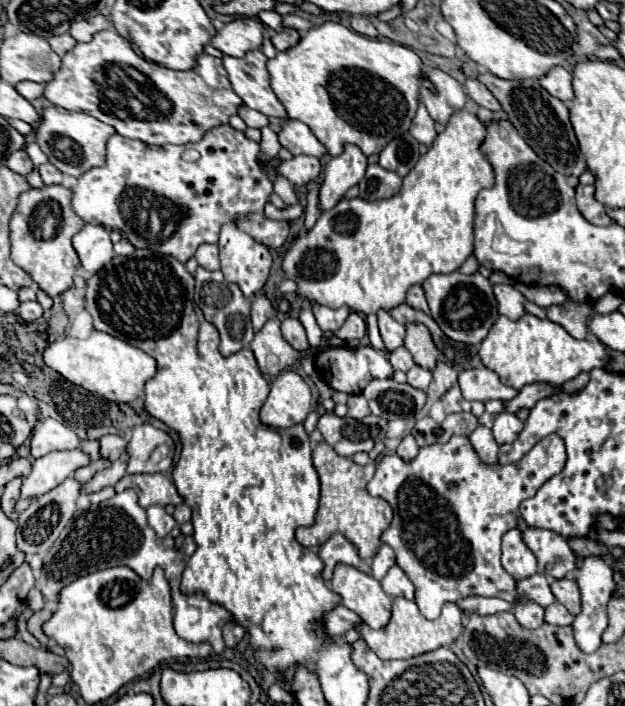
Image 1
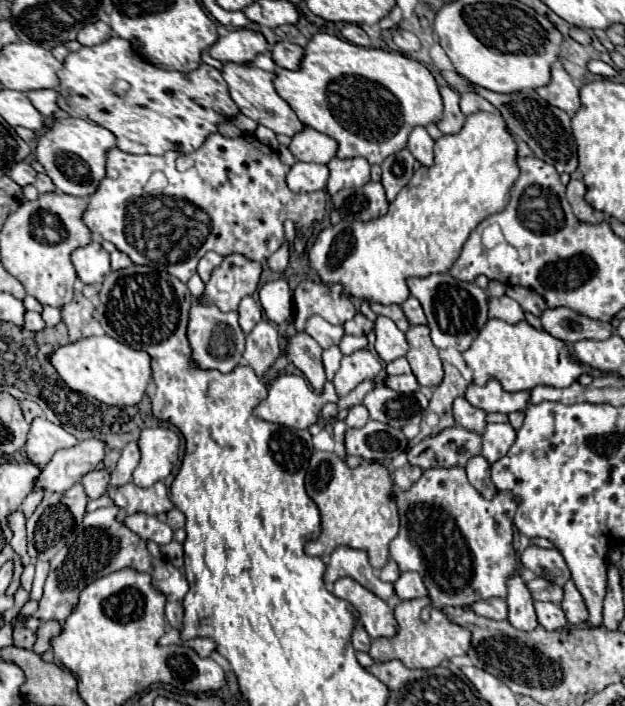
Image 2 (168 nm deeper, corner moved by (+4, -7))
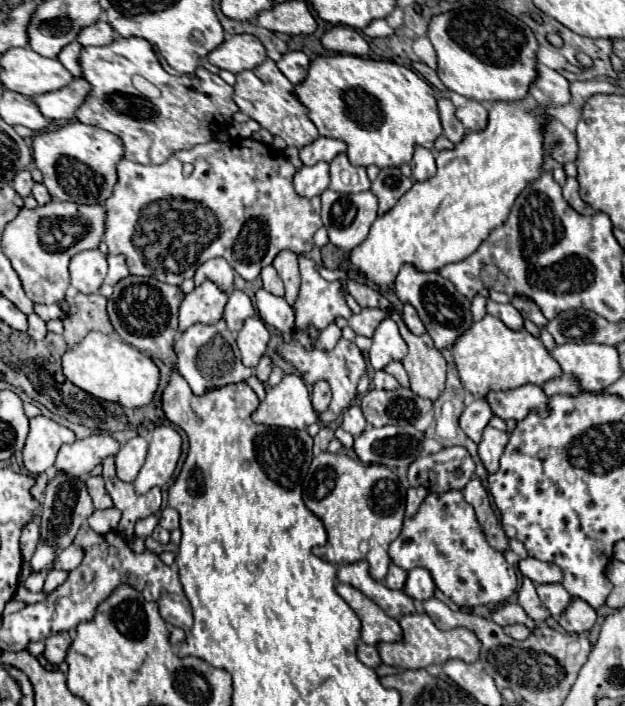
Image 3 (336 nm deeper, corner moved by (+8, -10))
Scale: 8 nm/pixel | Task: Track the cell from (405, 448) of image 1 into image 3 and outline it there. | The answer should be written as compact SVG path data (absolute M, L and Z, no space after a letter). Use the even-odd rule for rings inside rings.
M422 486L408 488L408 492L406 492L406 516L414 516L420 502L426 498L426 494L428 494L428 490L424 490Z

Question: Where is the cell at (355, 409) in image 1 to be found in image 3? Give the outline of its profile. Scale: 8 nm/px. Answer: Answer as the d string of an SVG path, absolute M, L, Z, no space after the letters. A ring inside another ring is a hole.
M350 406L346 412L344 412L344 418L342 418L342 428L346 432L350 432L352 436L358 436L364 428L366 428L366 420L362 416L362 410L360 406Z

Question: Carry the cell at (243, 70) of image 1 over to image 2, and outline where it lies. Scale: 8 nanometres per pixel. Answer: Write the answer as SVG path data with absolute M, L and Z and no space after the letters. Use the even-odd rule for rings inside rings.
M226 63L222 69L222 75L230 87L230 95L232 95L234 103L238 105L238 109L244 115L248 115L250 119L254 119L258 125L264 125L264 127L272 129L274 133L282 133L288 137L294 137L296 133L300 133L306 127L296 117L292 107L276 93L276 89L272 85L276 71L264 71L258 67L248 67L248 65L238 65L238 63Z

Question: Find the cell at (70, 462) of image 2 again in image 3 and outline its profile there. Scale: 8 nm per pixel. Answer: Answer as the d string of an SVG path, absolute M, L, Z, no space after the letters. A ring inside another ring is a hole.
M88 436L84 440L76 440L74 444L64 444L56 456L56 468L76 478L84 478L106 456L116 454L118 448L120 444L112 436Z

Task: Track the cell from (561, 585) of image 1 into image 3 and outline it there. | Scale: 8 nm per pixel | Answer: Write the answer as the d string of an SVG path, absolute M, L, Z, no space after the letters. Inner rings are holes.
M572 598L572 602L568 604L568 608L564 610L564 614L560 614L558 624L566 630L566 632L586 632L594 626L596 622L596 612L592 606L588 606L586 602L580 602L580 598Z

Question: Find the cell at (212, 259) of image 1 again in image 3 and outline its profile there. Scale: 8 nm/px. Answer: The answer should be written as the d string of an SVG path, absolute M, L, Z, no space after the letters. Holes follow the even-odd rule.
M212 258L204 262L196 274L194 274L194 284L200 286L204 280L214 280L222 290L232 290L234 286L234 270L224 258Z

